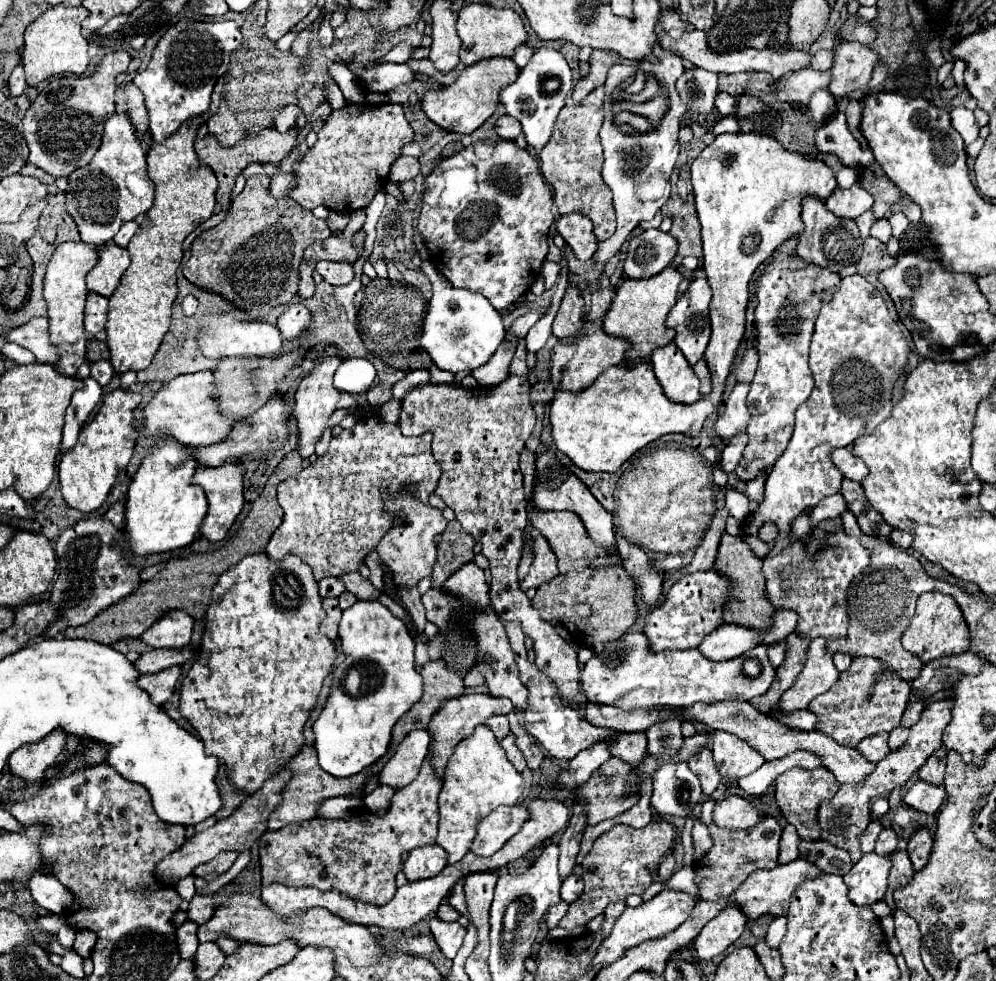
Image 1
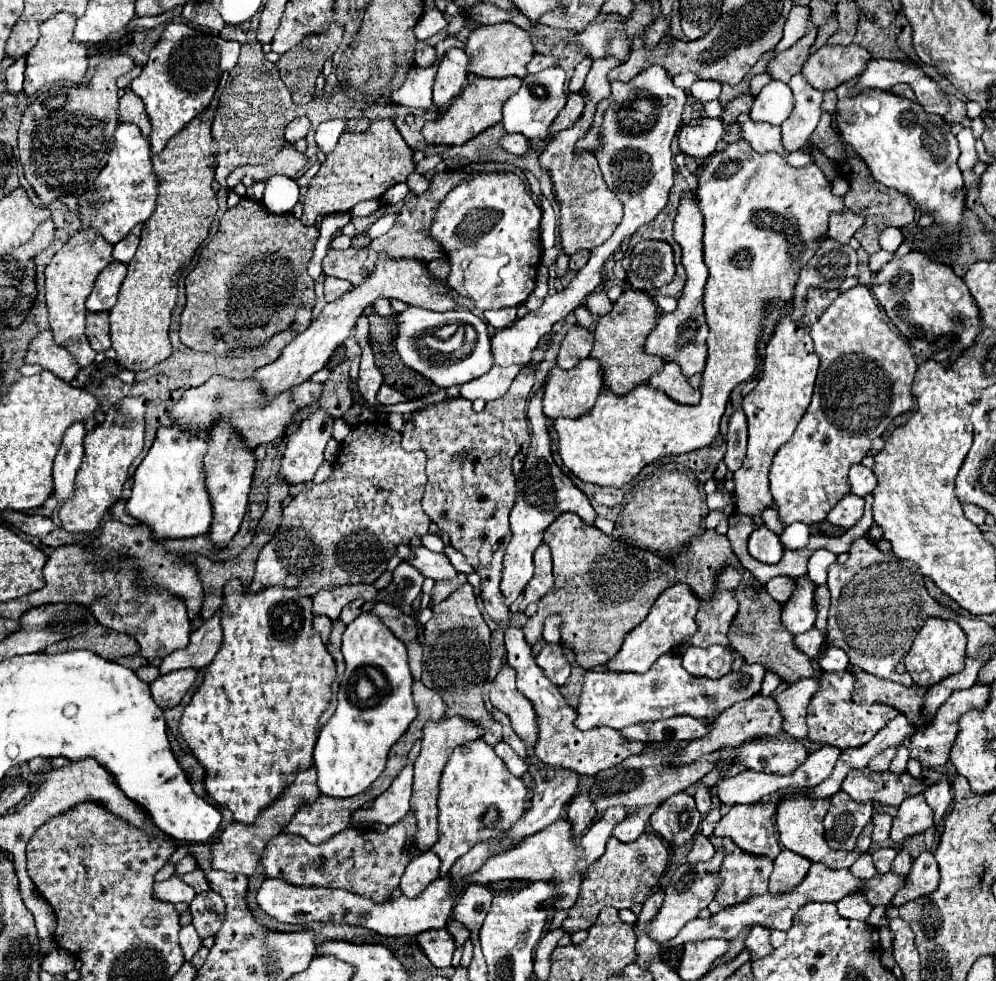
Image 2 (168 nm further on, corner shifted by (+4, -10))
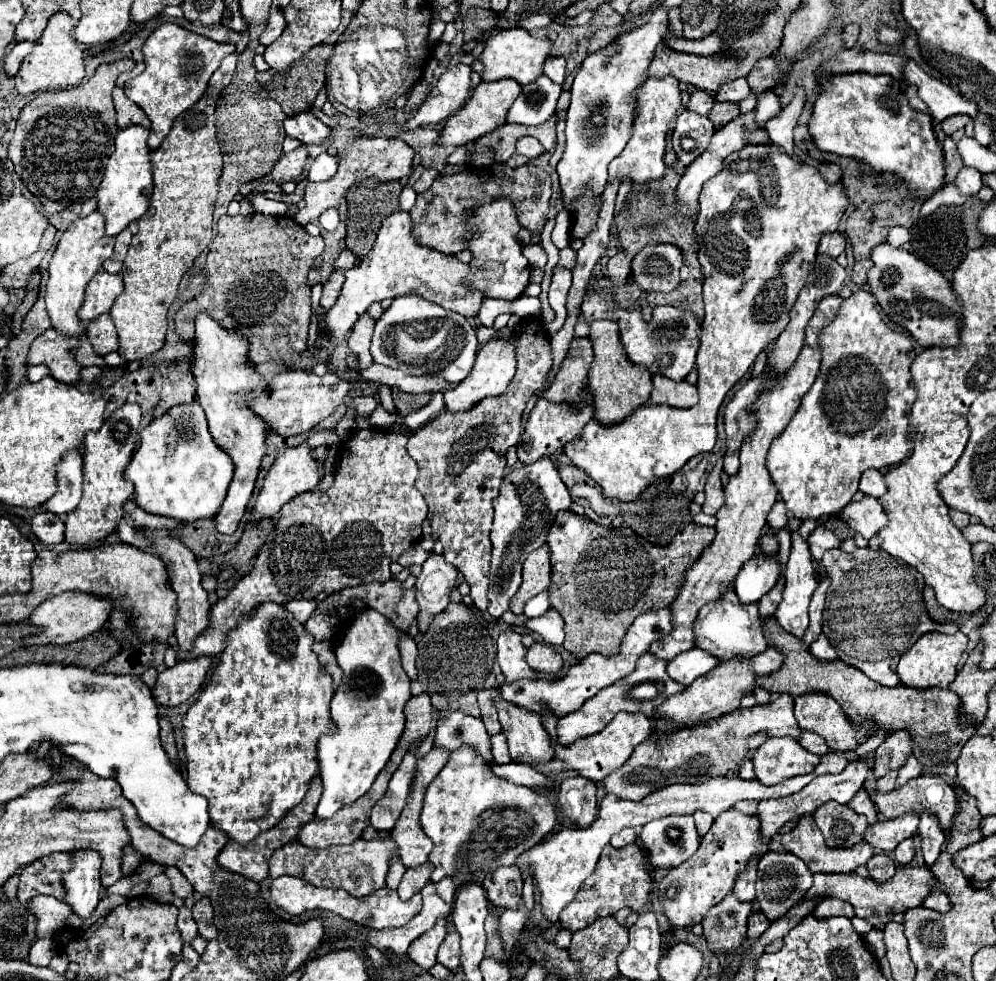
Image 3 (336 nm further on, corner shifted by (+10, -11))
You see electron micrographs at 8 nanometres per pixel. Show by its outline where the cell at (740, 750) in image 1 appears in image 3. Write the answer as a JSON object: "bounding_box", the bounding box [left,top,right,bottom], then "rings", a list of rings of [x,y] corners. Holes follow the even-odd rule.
{"bounding_box":[753,737,819,785],"rings":[[[769,737],[753,755],[755,775],[765,785],[777,785],[783,779],[811,773],[819,757],[803,749],[793,737]]]}

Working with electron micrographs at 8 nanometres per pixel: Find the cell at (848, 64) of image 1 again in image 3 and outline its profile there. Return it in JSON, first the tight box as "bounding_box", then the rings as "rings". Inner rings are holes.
{"bounding_box":[905,59,979,121],"rings":[[[913,59],[905,65],[905,85],[917,85],[919,97],[927,103],[931,115],[937,121],[943,121],[951,115],[969,115],[971,119],[977,117],[979,109],[977,103],[965,99],[947,83],[927,75]]]}

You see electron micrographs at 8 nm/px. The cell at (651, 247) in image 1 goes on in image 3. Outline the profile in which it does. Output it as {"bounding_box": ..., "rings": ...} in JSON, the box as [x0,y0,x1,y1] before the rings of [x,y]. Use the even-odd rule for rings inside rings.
{"bounding_box":[631,245,683,293],"rings":[[[647,245],[635,255],[631,263],[633,281],[643,291],[669,293],[679,287],[679,269],[683,267],[683,253],[675,245]]]}

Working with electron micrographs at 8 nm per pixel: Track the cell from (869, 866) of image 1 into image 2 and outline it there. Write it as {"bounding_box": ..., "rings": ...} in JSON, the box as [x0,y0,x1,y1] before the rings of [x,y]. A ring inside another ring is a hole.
{"bounding_box":[837,894,873,922],"rings":[[[847,894],[847,898],[841,898],[837,902],[837,910],[845,918],[867,922],[873,906],[867,906],[867,898],[863,898],[863,894]]]}

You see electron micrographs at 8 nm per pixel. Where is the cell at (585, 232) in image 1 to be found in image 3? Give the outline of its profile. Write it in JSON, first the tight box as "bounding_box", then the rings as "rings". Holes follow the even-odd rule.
{"bounding_box":[557,247,577,269],"rings":[[[565,247],[561,249],[561,257],[559,257],[559,263],[557,267],[565,267],[565,269],[573,269],[577,263],[577,253],[571,249],[571,247]]]}

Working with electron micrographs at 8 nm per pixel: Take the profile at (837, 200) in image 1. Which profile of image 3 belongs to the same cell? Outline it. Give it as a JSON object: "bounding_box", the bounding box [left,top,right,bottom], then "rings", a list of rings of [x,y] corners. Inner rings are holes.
{"bounding_box":[819,233,847,257],"rings":[[[829,233],[821,239],[819,253],[829,257],[839,257],[845,251],[845,245],[847,245],[847,239],[841,233]]]}

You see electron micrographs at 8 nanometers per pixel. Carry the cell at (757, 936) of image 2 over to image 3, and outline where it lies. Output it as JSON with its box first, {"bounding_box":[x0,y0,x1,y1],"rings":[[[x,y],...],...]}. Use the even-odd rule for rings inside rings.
{"bounding_box":[747,909,771,941],"rings":[[[755,909],[753,915],[749,917],[749,929],[747,929],[749,939],[751,939],[751,941],[759,939],[759,937],[769,929],[769,925],[771,925],[769,919],[765,919],[765,915],[763,915],[759,909]]]}

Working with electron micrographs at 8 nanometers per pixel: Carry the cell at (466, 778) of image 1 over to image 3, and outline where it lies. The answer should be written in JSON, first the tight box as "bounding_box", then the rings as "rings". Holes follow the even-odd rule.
{"bounding_box":[421,747,557,887],"rings":[[[459,747],[449,755],[447,765],[427,787],[425,805],[421,811],[421,827],[435,845],[429,855],[429,861],[435,865],[431,881],[437,883],[441,877],[451,877],[459,887],[465,887],[469,883],[483,885],[483,879],[489,873],[503,865],[513,865],[517,855],[541,843],[555,829],[555,825],[557,811],[549,797],[535,789],[519,787],[505,779],[497,779],[471,747]]]}

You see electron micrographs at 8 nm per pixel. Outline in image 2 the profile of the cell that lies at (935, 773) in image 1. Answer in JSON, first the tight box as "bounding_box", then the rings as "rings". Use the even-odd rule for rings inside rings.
{"bounding_box":[923,776,951,822],"rings":[[[941,776],[937,782],[929,784],[923,794],[927,804],[935,810],[935,822],[941,822],[945,812],[951,810],[951,794],[949,792],[951,792],[951,784],[949,784],[947,776]]]}

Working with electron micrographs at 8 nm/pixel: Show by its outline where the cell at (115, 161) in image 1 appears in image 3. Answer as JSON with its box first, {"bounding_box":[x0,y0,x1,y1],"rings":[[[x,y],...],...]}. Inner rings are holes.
{"bounding_box":[97,127,153,235],"rings":[[[127,127],[115,137],[115,151],[105,167],[105,177],[97,189],[99,209],[105,215],[105,231],[107,235],[121,233],[131,221],[139,219],[147,207],[153,193],[153,167],[151,167],[151,149],[147,145],[149,129],[145,127]]]}

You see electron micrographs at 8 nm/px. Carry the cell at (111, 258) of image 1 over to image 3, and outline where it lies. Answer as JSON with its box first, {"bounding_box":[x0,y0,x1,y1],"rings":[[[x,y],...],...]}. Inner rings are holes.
{"bounding_box":[77,271,123,321],"rings":[[[99,271],[85,289],[83,305],[77,315],[81,321],[93,321],[103,313],[109,313],[117,295],[123,291],[121,275],[111,275],[107,271]]]}

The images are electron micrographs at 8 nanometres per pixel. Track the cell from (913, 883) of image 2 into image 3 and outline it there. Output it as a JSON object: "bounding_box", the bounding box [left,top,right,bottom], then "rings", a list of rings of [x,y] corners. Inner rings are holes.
{"bounding_box":[923,891,951,913],"rings":[[[933,891],[925,901],[923,901],[923,907],[927,909],[933,909],[933,911],[939,911],[939,913],[947,913],[951,911],[951,903],[949,903],[949,897],[941,891]]]}

